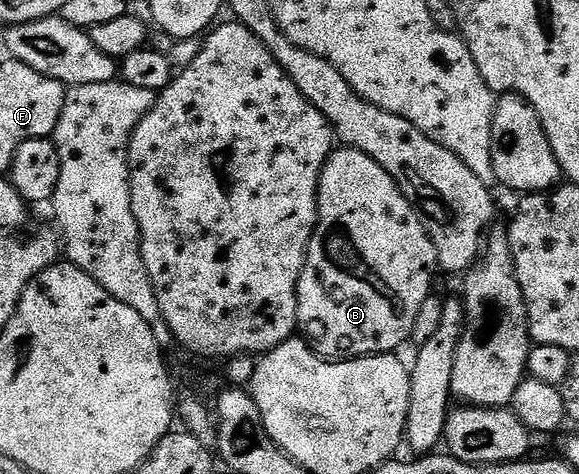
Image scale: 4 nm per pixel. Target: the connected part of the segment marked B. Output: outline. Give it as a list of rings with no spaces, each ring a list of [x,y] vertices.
[[[345,147],[335,148],[326,160],[326,165],[322,168],[322,174],[318,180],[318,225],[310,240],[310,246],[306,252],[306,262],[298,280],[298,324],[301,332],[307,333],[305,336],[314,352],[323,359],[353,359],[380,353],[393,354],[398,351],[402,344],[410,341],[410,332],[416,323],[416,315],[420,311],[420,306],[423,305],[424,299],[428,299],[432,295],[430,284],[434,281],[437,264],[436,247],[432,243],[430,233],[426,230],[418,210],[402,194],[402,189],[392,179],[392,175],[388,175],[388,171],[384,171],[384,167],[380,167],[380,163],[376,163],[360,151]]]

